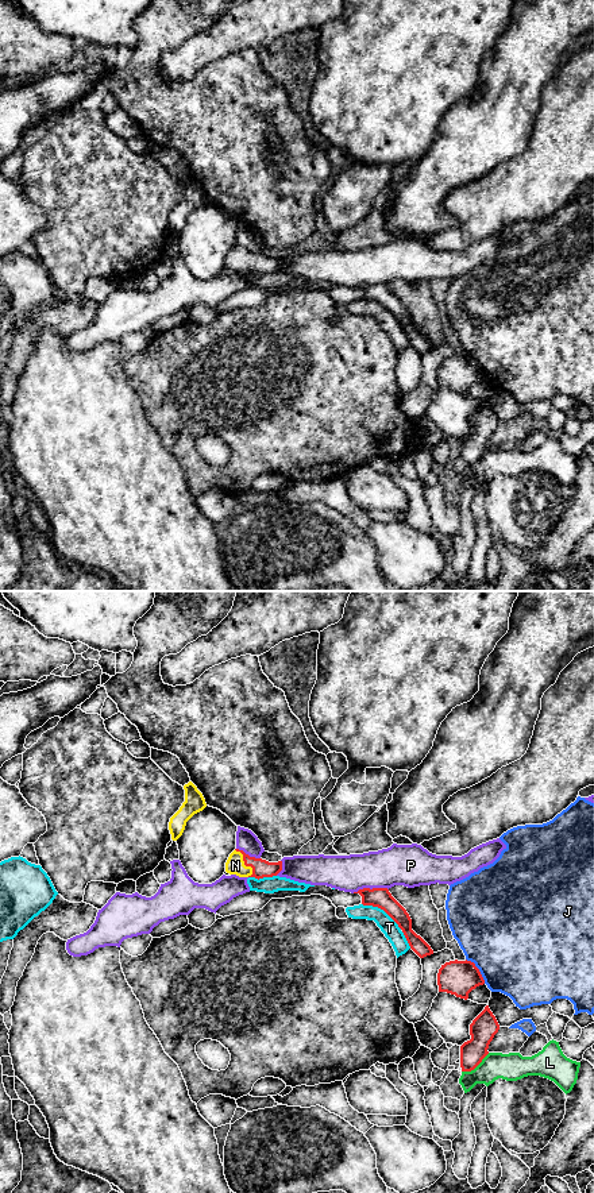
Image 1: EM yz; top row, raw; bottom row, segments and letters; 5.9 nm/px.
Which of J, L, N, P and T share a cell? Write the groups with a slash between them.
J / L / N / P / T

